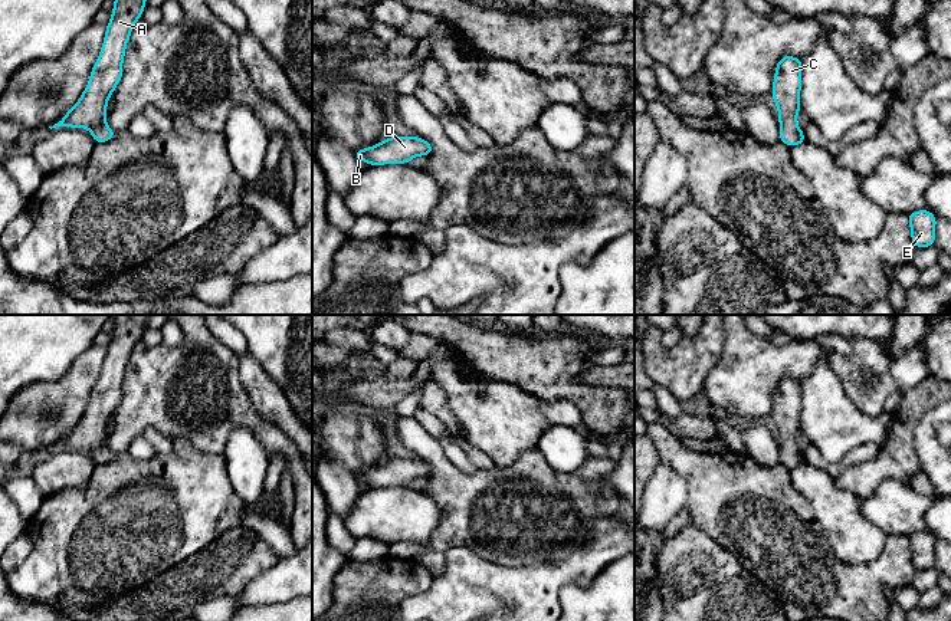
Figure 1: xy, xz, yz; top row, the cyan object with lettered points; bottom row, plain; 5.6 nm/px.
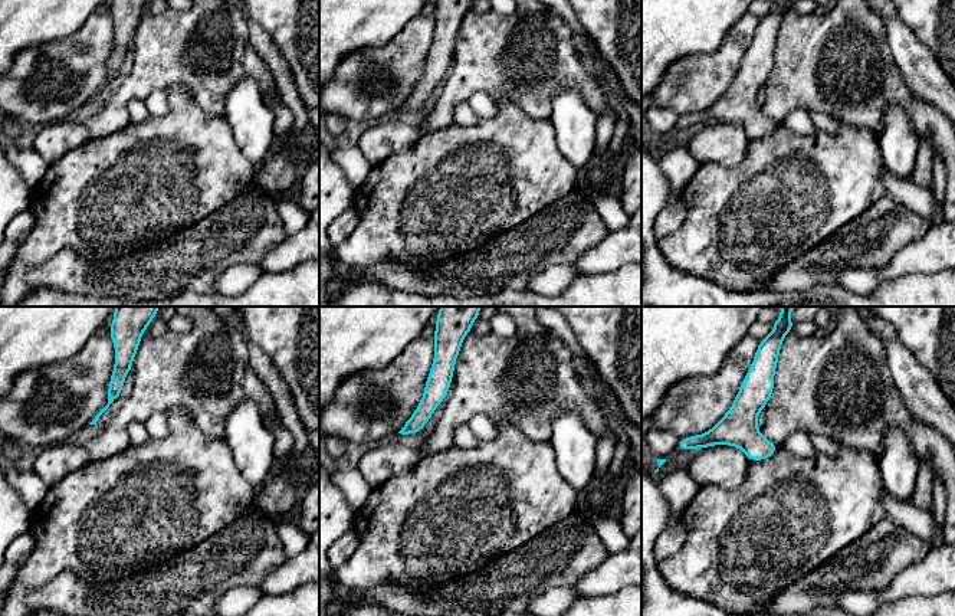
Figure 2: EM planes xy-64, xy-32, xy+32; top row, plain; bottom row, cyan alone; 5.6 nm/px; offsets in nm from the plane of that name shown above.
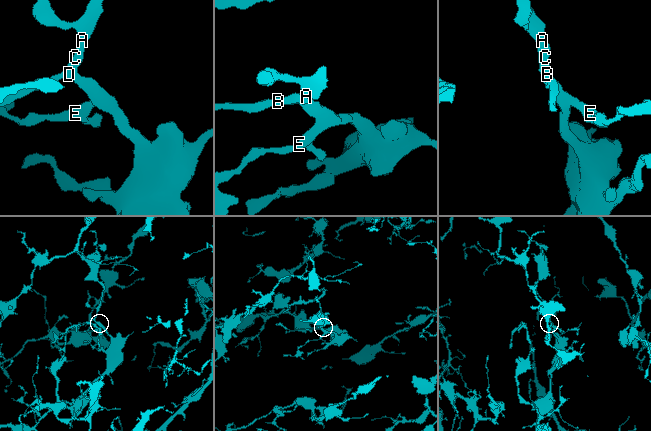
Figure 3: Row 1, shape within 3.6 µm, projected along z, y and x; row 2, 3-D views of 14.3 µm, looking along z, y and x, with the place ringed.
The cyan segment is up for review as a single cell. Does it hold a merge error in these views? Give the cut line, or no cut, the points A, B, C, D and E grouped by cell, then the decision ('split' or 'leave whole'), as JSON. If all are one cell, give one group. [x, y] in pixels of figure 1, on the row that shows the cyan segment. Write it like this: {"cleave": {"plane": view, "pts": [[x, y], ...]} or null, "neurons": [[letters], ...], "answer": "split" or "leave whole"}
{"cleave": null, "neurons": [["A", "B", "C", "D", "E"]], "answer": "leave whole"}

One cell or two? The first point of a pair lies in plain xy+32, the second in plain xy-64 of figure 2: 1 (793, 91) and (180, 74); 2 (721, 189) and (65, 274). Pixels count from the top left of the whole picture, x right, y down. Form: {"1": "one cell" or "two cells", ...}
{"1": "one cell", "2": "two cells"}

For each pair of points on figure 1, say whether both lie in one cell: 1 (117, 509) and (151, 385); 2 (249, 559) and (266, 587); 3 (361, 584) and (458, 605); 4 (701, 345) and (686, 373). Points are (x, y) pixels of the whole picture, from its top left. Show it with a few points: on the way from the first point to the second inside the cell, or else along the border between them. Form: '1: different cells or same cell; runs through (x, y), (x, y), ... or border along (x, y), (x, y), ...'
1: different cells; border along (127, 452), (118, 456)
2: different cells; border along (279, 558), (236, 595)
3: different cells; border along (435, 578), (425, 591), (407, 595), (396, 605)
4: same cell; runs through (698, 352), (686, 365)

